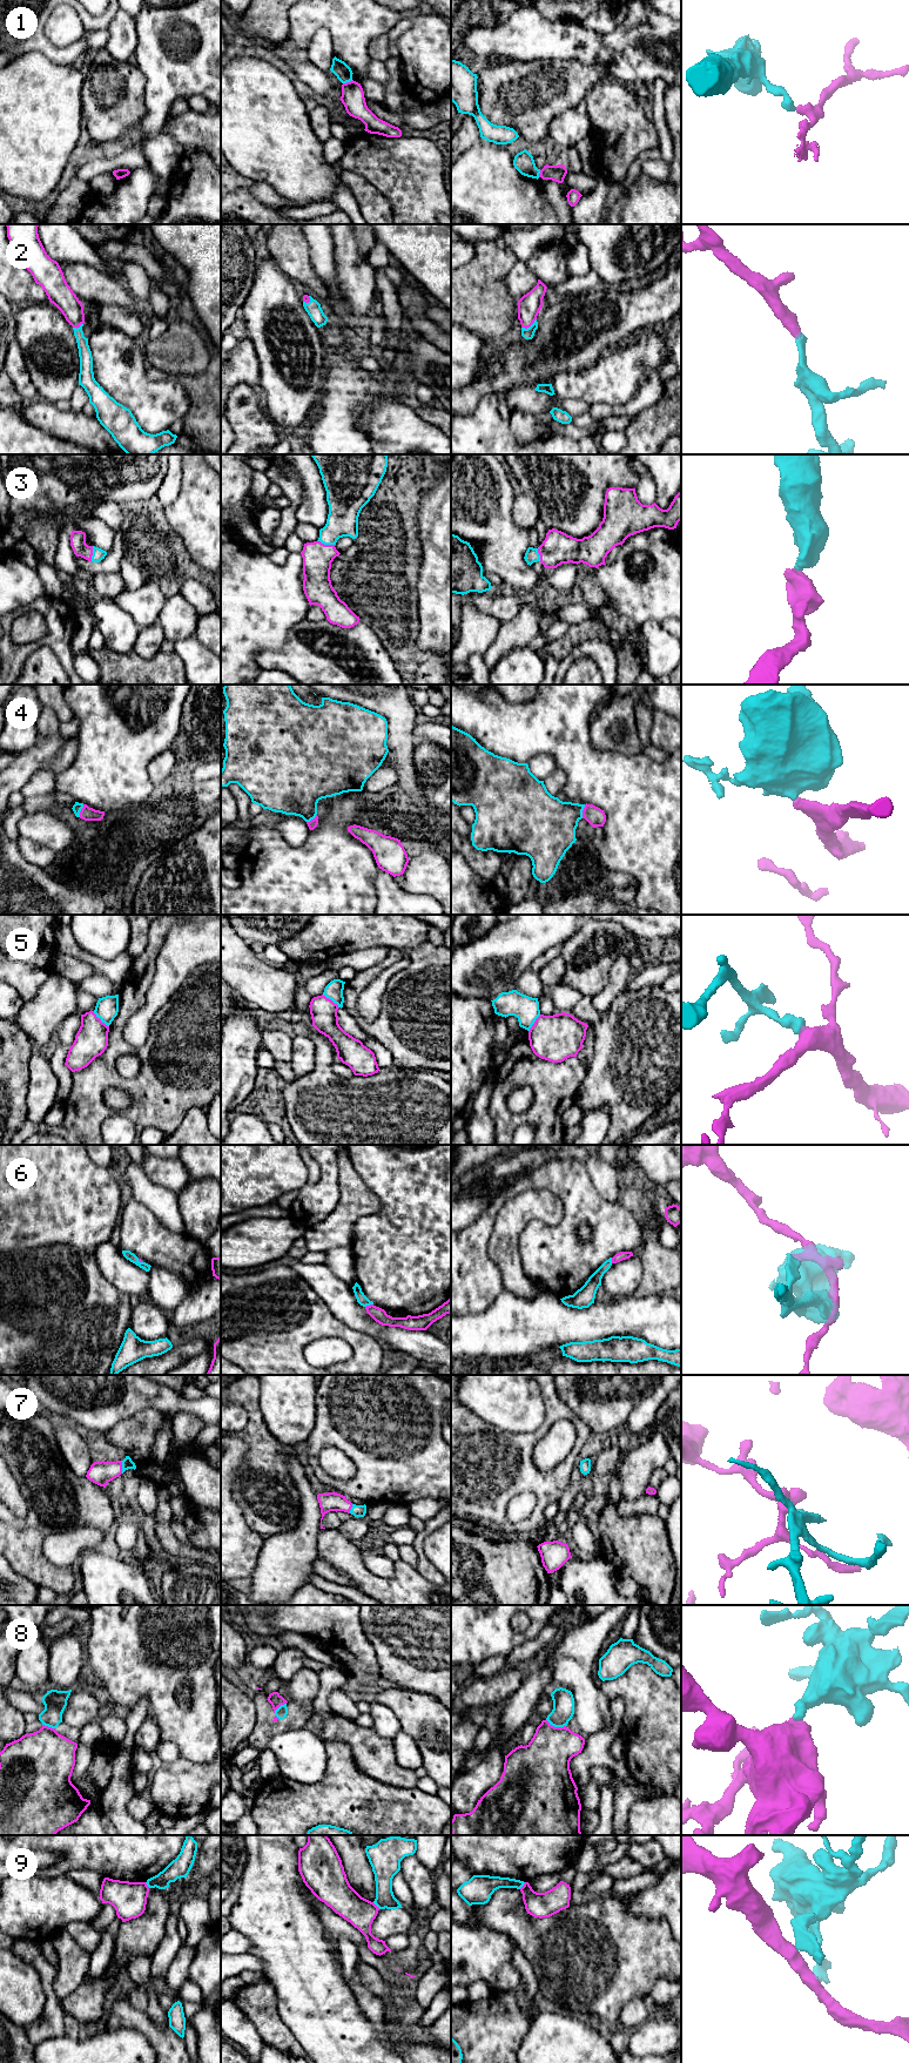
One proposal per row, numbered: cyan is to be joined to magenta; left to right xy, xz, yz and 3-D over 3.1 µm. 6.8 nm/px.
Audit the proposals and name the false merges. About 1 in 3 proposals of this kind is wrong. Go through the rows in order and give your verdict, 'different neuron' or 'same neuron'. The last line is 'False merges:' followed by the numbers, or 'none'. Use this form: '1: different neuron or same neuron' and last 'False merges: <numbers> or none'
1: different neuron
2: same neuron
3: same neuron
4: same neuron
5: different neuron
6: different neuron
7: same neuron
8: same neuron
9: different neuron
False merges: 1, 5, 6, 9

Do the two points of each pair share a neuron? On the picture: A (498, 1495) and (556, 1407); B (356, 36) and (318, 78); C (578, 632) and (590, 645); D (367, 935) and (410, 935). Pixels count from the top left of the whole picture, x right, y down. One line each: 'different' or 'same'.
A: same
B: different
C: different
D: same

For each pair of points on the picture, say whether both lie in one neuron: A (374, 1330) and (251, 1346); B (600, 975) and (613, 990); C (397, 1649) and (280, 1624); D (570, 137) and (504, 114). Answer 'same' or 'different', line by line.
A: different
B: different
C: different
D: different

